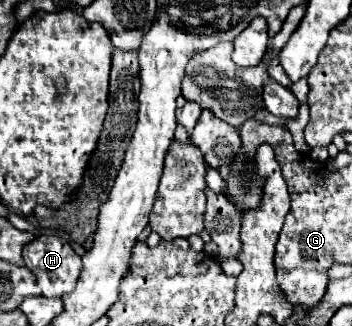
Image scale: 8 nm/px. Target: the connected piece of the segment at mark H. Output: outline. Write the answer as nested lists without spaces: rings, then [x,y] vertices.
[[[37,236],[23,248],[25,266],[31,268],[45,298],[59,298],[75,288],[81,258],[61,236]]]

